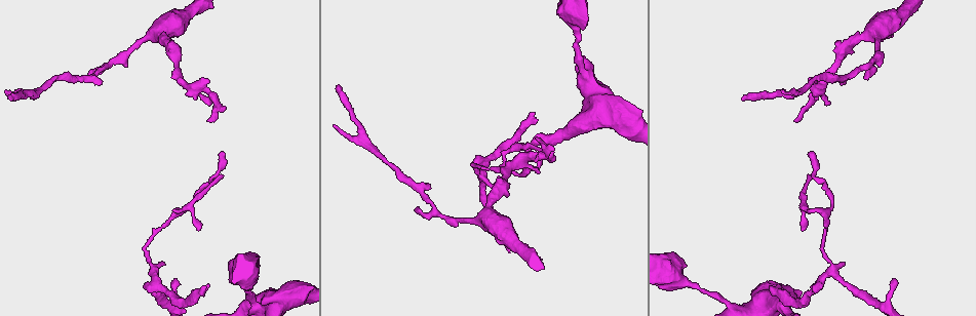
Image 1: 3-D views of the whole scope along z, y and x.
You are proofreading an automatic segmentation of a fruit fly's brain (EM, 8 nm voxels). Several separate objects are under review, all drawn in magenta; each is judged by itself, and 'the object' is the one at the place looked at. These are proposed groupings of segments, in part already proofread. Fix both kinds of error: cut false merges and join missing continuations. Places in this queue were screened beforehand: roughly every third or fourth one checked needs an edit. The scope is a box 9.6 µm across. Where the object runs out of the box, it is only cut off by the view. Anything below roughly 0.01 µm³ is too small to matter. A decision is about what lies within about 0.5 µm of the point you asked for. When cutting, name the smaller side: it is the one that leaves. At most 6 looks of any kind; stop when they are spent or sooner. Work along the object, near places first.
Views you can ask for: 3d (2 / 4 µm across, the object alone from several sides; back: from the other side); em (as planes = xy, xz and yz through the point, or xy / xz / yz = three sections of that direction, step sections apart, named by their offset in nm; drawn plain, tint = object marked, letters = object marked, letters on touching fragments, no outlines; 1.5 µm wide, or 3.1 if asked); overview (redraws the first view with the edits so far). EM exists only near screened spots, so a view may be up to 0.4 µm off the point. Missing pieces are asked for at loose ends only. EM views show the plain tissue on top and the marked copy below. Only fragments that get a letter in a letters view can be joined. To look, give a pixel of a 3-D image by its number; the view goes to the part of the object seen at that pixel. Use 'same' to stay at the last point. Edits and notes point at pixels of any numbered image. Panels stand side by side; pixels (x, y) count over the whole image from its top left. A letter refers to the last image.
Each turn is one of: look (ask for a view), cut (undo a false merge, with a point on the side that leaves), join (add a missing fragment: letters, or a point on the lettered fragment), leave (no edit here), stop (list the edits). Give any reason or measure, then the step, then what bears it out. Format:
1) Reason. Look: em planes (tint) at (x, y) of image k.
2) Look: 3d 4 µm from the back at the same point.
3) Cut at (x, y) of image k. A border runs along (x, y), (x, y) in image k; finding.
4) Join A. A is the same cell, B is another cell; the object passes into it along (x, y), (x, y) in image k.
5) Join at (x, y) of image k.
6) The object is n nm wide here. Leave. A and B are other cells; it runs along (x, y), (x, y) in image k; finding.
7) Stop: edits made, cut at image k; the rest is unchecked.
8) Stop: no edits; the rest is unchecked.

Thin end. Look: 3d 2 µm from the back at (492, 185) of image 1.

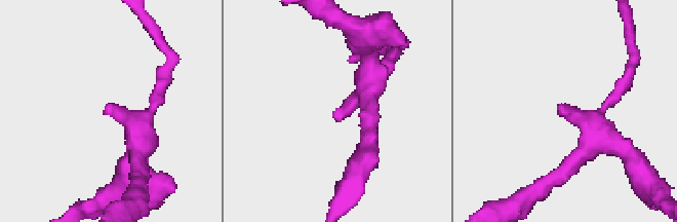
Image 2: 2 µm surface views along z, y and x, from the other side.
Need the tissue. Look: em planes (tint) at (558, 105) of image 2.

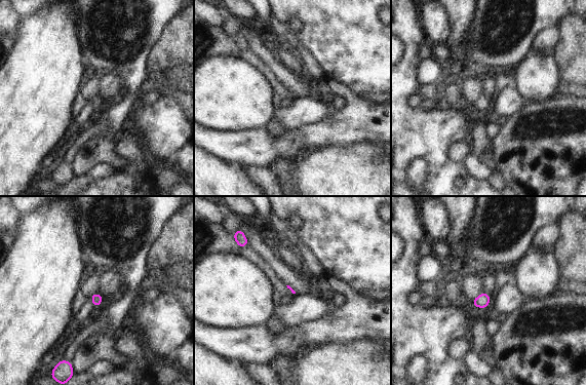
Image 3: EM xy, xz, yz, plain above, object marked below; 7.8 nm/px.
Look: em planes (letters) at the same point.

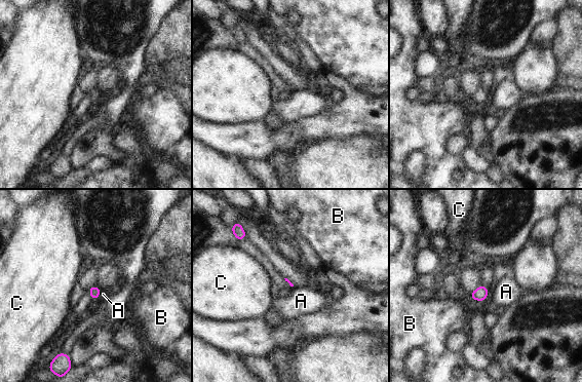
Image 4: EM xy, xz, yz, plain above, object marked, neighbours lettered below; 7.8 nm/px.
Leave. A, B and C are other cells; a border runs along (101, 290), (99, 297) in image 4; none of them fits.

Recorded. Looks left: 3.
An open end. Look: em xz step 4 (letters) at (210, 103) of image 1.

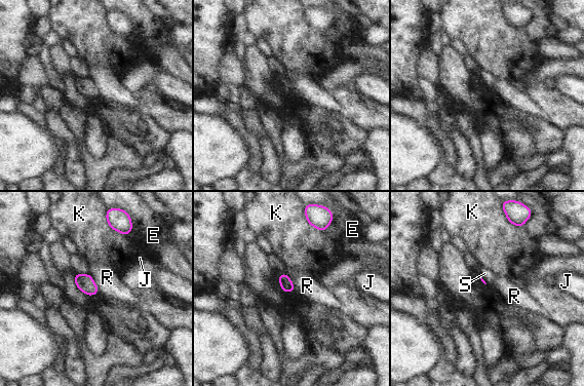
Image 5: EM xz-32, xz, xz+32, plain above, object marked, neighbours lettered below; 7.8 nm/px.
Another direction. Look: em planes (letters) at the same point.

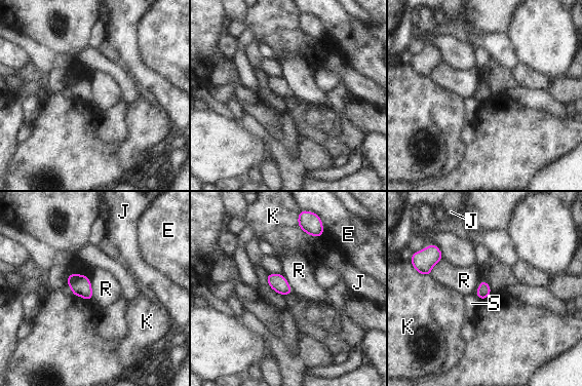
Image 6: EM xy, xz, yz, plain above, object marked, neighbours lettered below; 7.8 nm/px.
The longest contact is with K, 240 nm. Leave. E, J, K, R and S are other cells; no lettered fragment goes on from it.

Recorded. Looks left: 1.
Stop: no edits; the rest is unchecked.

